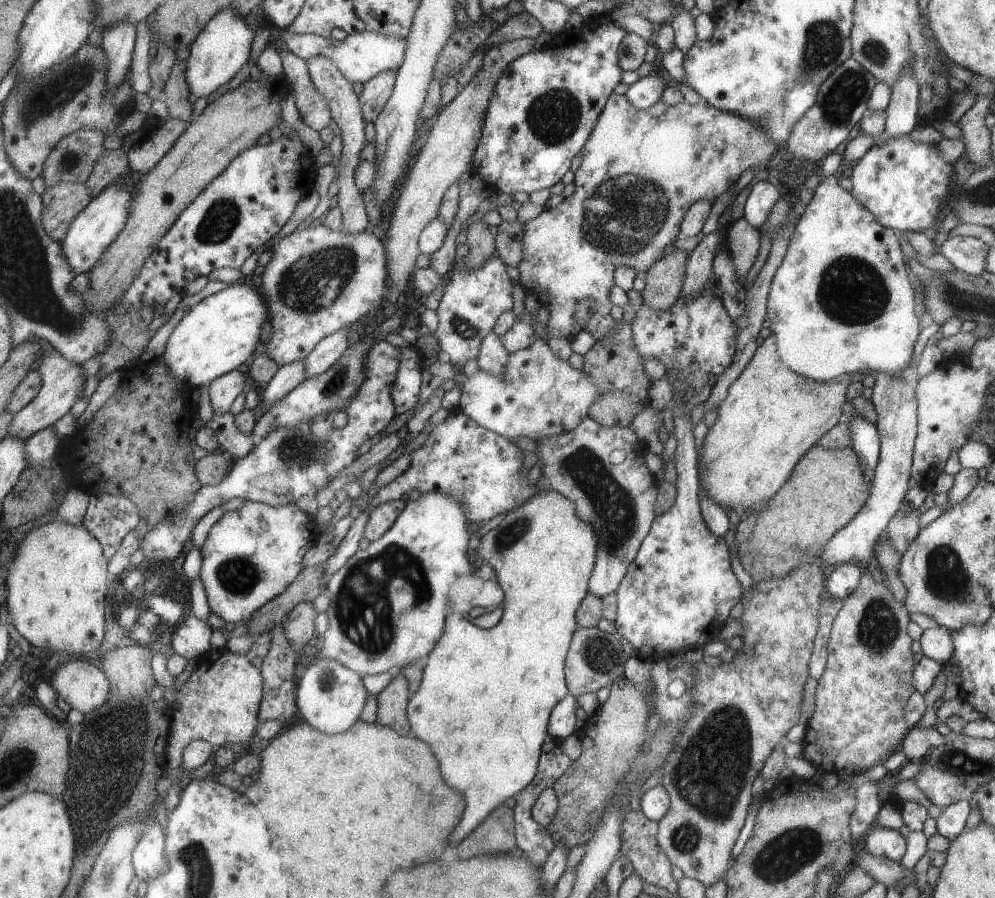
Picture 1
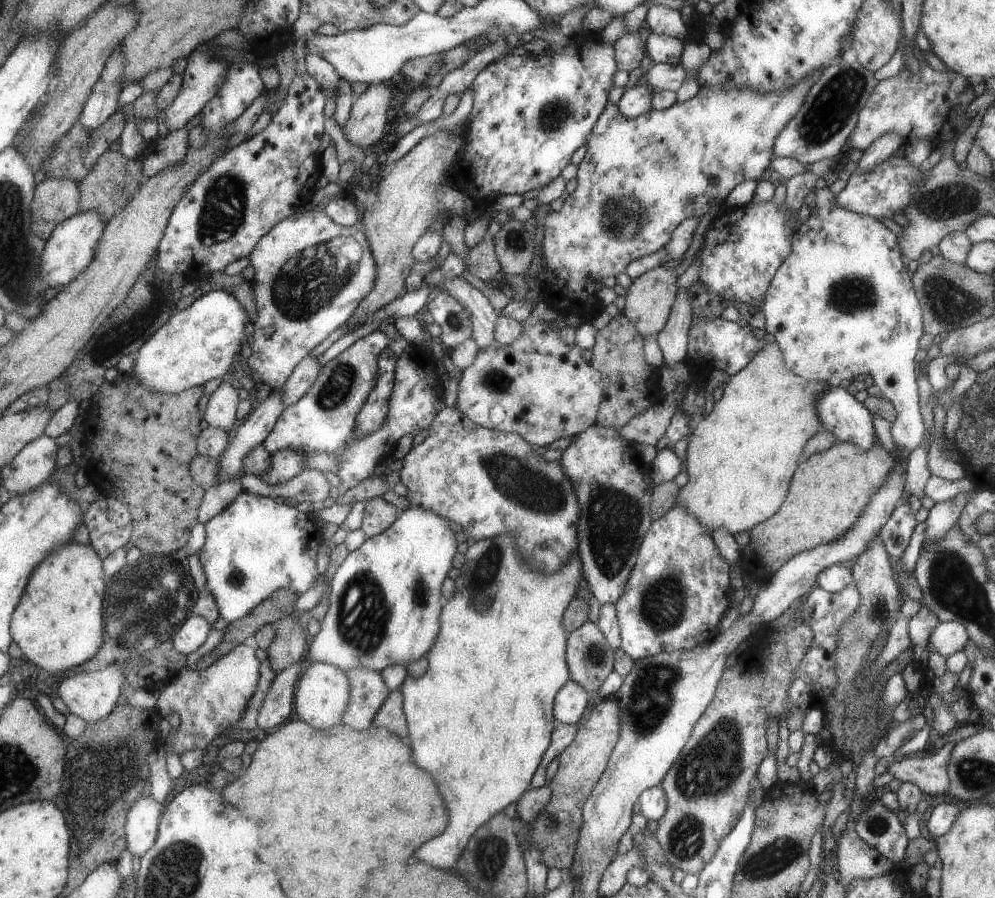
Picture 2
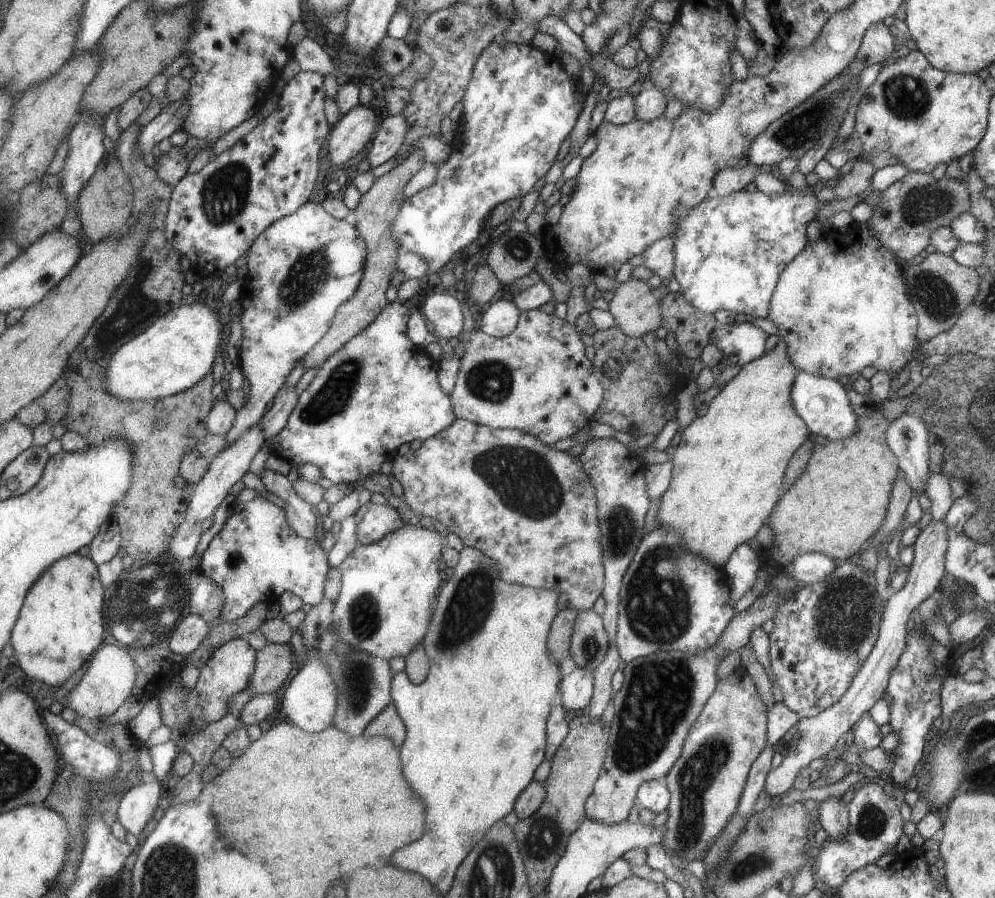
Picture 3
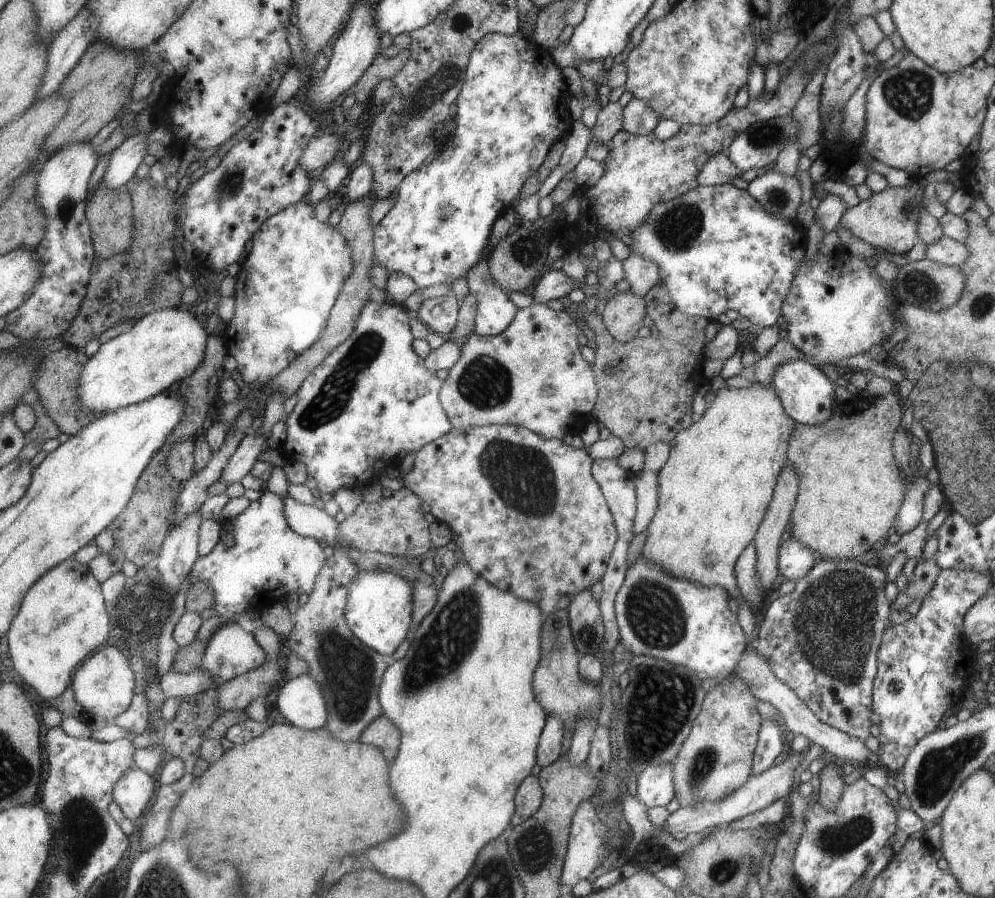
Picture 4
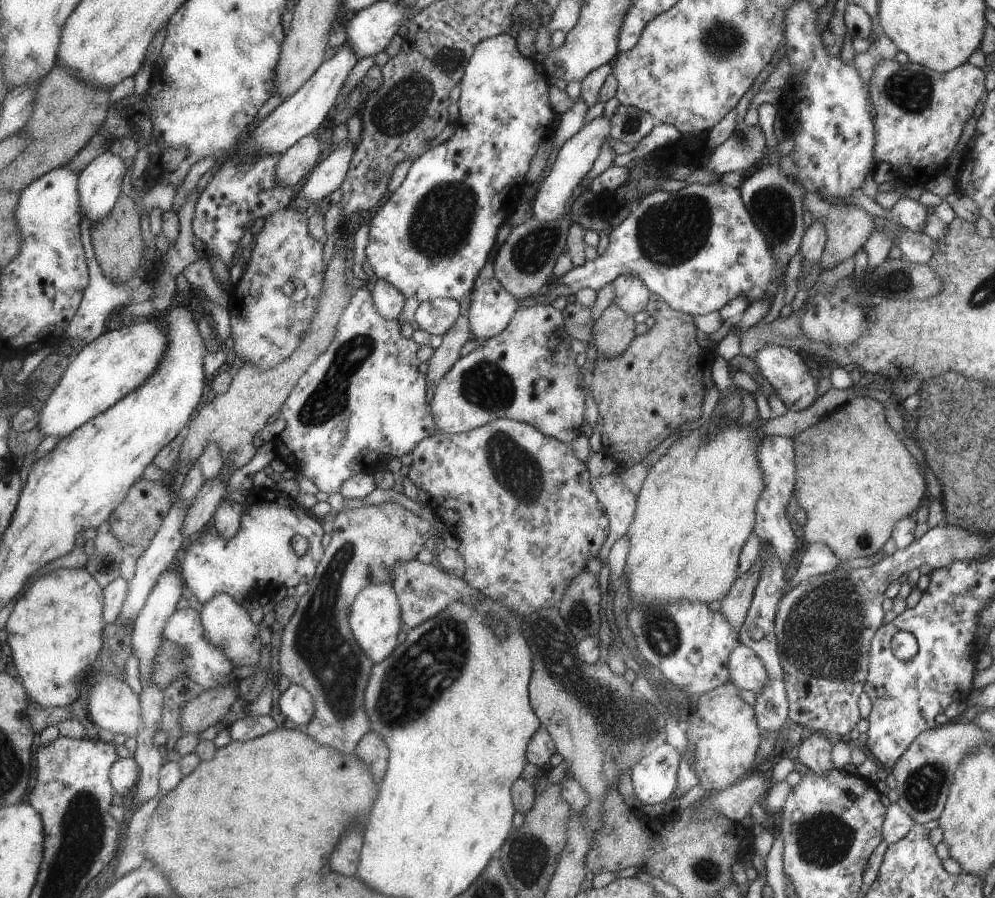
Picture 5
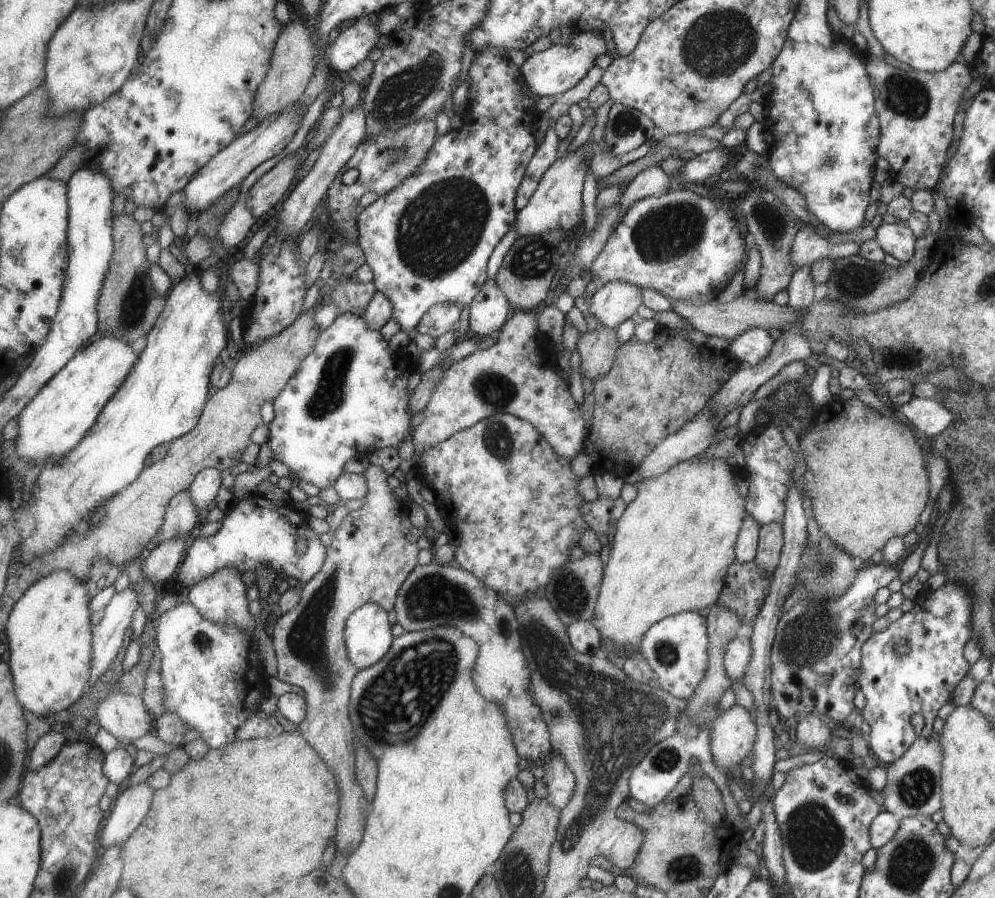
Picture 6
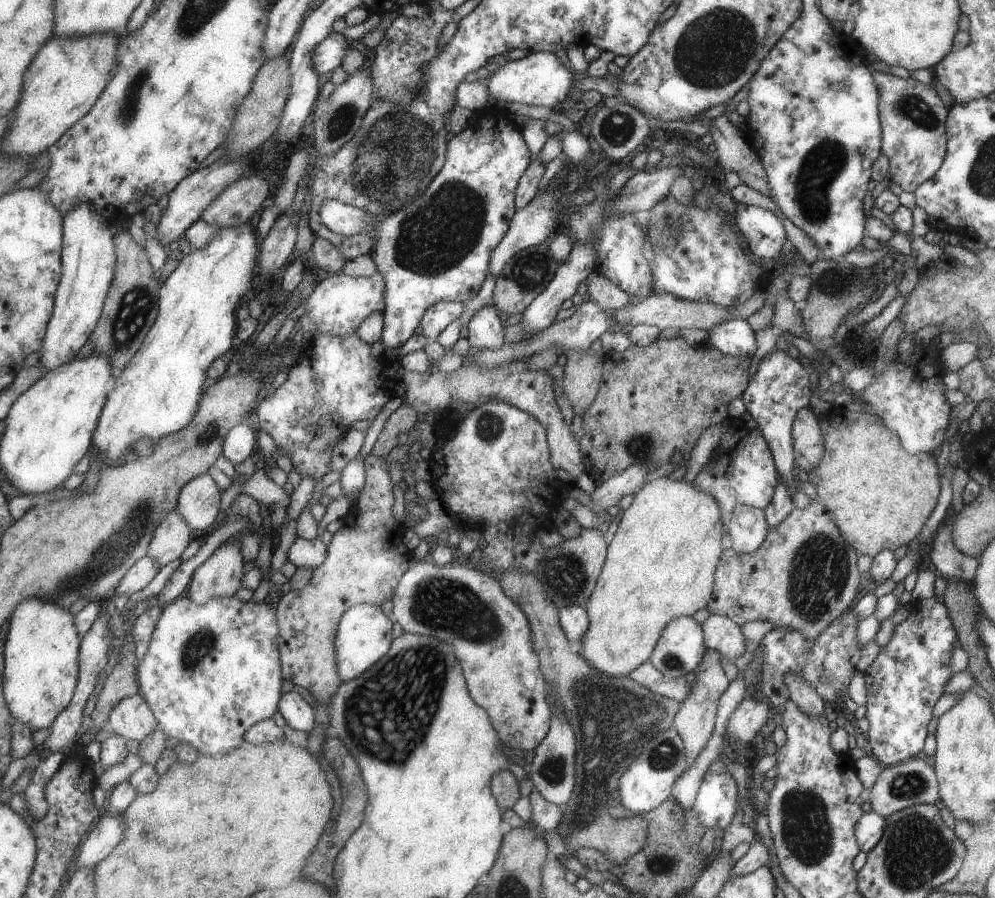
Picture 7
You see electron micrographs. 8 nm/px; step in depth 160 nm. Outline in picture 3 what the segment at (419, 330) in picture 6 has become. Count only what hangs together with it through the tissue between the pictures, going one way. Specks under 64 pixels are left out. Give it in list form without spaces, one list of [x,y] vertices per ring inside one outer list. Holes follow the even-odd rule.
[[[429,289],[424,302],[418,306],[419,311],[429,324],[431,338],[449,338],[461,332],[463,314],[460,294],[454,291]]]

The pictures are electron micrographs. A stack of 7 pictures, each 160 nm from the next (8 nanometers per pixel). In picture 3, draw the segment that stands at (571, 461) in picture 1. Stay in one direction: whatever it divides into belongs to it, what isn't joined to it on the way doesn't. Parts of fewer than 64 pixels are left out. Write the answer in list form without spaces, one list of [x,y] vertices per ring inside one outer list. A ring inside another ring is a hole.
[[[611,437],[594,438],[584,444],[580,454],[575,458],[582,464],[589,480],[595,487],[596,506],[599,507],[600,546],[604,567],[603,597],[605,603],[605,630],[610,642],[616,636],[616,618],[619,610],[621,577],[631,562],[633,553],[644,535],[644,516],[648,509],[648,496],[643,480],[643,464],[629,464],[627,448]],[[629,466],[629,480],[625,482],[625,468]],[[629,484],[629,490],[627,490]],[[629,492],[629,496],[627,496]]]

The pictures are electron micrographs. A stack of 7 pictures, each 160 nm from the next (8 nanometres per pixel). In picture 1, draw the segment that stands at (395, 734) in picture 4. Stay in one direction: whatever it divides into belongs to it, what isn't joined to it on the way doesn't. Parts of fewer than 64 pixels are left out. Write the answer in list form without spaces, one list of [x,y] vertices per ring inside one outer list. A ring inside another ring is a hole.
[[[399,671],[376,696],[376,723],[392,727],[397,734],[410,736],[405,704],[411,696],[407,679]]]

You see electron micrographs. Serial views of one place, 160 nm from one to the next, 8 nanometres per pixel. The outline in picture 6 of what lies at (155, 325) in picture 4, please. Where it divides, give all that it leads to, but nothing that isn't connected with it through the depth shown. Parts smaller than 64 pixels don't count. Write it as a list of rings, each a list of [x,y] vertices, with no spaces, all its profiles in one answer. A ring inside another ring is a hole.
[[[103,336],[80,351],[63,370],[57,372],[51,381],[47,382],[47,386],[19,414],[19,436],[17,436],[17,446],[15,446],[19,458],[29,460],[29,466],[43,466],[47,458],[57,456],[62,459],[72,453],[77,448],[77,444],[84,441],[85,434],[88,434],[96,425],[97,420],[104,413],[105,406],[108,406],[117,390],[124,385],[125,378],[132,374],[141,354],[142,352],[137,353],[133,344],[121,338],[113,338],[113,336]]]

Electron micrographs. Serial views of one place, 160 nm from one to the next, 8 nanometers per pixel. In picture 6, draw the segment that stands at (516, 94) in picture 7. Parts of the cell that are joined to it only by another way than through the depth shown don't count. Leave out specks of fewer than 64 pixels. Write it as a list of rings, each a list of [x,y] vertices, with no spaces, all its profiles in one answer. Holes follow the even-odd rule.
[[[575,32],[572,34],[571,44],[552,44],[543,52],[531,54],[525,61],[519,64],[520,82],[523,88],[532,97],[551,96],[556,98],[563,92],[570,90],[585,76],[585,72],[594,66],[595,58],[607,53],[605,42],[600,32]]]

